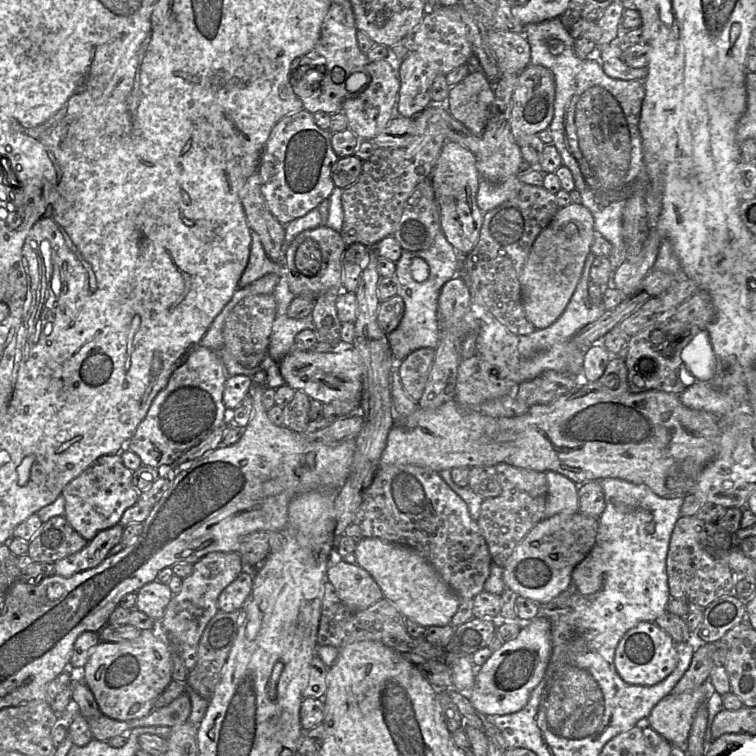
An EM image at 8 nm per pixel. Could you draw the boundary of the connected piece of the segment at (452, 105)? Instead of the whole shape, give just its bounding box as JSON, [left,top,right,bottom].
[445,70,493,135]

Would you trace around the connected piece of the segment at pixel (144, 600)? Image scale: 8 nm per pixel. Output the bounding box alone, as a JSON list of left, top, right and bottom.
[135,580,174,621]

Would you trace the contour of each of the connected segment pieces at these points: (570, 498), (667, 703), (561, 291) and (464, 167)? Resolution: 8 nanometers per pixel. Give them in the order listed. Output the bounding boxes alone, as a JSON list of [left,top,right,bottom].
[[545,471,579,518],[648,680,710,752],[519,202,595,329],[430,142,484,256]]

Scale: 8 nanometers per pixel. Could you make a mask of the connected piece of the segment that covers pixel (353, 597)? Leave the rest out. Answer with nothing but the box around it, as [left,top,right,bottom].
[325,561,384,613]

